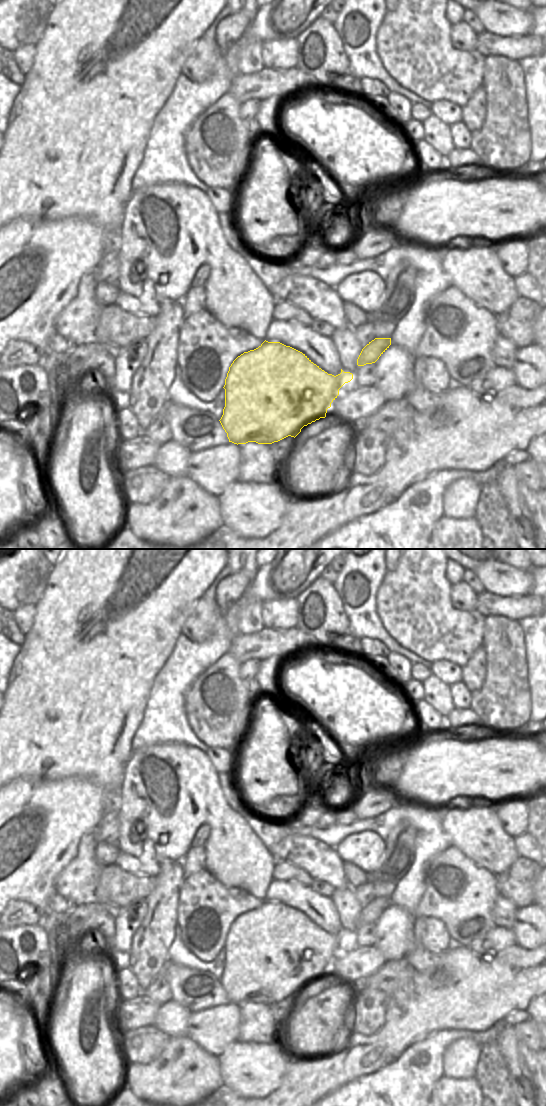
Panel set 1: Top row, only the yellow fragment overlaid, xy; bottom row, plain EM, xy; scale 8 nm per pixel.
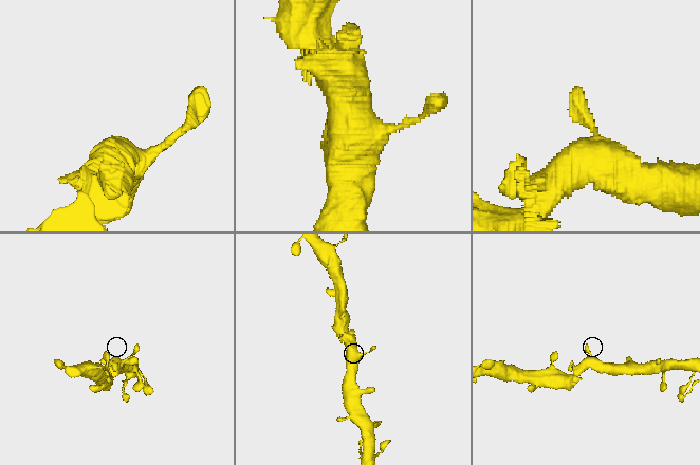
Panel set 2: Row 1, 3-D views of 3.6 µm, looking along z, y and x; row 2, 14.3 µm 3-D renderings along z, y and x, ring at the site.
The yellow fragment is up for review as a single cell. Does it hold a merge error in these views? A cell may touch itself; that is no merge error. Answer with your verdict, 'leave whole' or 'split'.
leave whole

